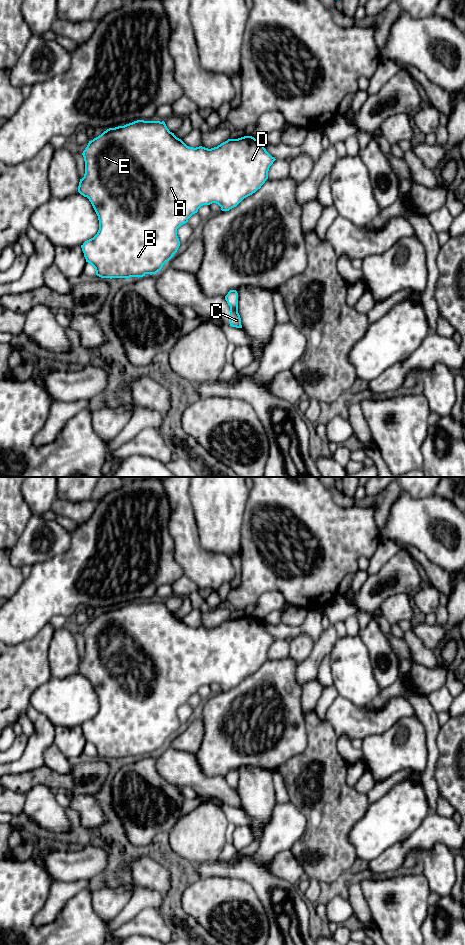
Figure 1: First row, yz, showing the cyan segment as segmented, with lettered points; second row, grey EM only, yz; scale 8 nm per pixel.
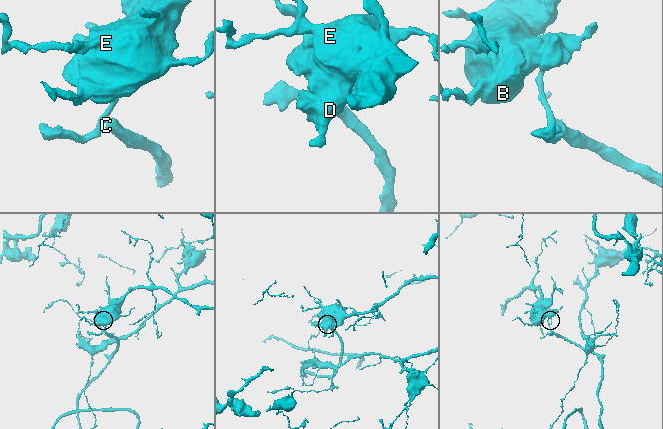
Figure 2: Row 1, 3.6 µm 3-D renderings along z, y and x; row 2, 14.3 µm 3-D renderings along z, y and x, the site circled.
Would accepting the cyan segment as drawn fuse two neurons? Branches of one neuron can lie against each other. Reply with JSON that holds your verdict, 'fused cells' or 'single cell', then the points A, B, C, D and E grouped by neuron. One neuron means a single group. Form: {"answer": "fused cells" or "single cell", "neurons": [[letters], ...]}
{"answer": "fused cells", "neurons": [["A", "B", "D", "E"], ["C"]]}

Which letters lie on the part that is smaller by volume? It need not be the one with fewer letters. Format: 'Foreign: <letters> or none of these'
Foreign: C

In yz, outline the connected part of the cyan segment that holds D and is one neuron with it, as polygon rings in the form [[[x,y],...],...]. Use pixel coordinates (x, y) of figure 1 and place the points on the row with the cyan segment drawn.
[[[137,120],[124,126],[109,128],[101,135],[89,141],[87,147],[82,153],[85,161],[85,174],[80,179],[78,192],[87,197],[91,202],[99,220],[99,230],[97,234],[85,241],[82,245],[82,251],[86,262],[90,263],[96,271],[96,275],[101,278],[130,278],[143,277],[146,274],[156,274],[163,265],[168,262],[177,252],[180,241],[177,236],[177,229],[188,222],[188,219],[203,205],[216,203],[222,211],[229,211],[236,207],[244,198],[252,195],[268,179],[270,166],[276,160],[264,148],[263,141],[257,140],[252,136],[244,136],[238,139],[228,139],[217,147],[208,149],[202,146],[193,148],[187,146],[181,139],[177,138],[174,133],[170,132],[164,121],[144,121]]]

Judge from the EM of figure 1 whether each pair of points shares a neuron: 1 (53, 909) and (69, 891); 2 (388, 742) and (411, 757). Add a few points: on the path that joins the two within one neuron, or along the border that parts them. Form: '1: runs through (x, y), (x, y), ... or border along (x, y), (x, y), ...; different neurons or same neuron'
1: runs through (55, 905), (65, 895); same neuron
2: runs through (394, 748), (402, 748), (405, 751); same neuron

